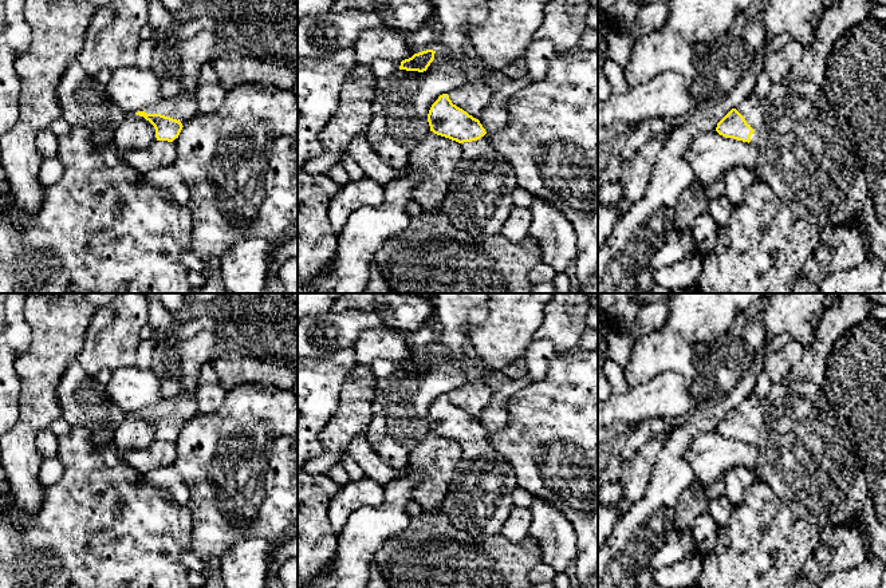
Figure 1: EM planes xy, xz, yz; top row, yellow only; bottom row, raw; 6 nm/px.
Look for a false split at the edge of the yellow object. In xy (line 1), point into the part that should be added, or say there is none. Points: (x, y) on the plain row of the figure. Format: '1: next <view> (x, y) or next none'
1: next xy (184, 407)

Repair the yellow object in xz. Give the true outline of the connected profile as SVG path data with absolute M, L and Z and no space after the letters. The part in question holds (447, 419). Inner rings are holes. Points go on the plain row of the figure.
M448 394L440 395L432 405L428 422L430 431L456 441L461 447L461 457L448 486L442 510L449 516L452 524L461 530L487 537L500 534L515 508L512 498L517 486L515 469L504 455L493 449L480 421L453 405Z

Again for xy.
M194 391L185 392L172 400L161 400L135 414L154 426L157 441L173 442L178 438L182 427L197 414Z

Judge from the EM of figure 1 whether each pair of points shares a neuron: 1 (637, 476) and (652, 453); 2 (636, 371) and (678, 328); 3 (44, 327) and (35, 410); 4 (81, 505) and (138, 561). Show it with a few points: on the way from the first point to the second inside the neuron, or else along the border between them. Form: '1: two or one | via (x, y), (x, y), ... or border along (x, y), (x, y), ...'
1: one | via (638, 470), (646, 458)
2: one | via (646, 360), (668, 339)
3: one | via (44, 347), (44, 362), (39, 373), (39, 390)
4: one | via (95, 520), (123, 549)

